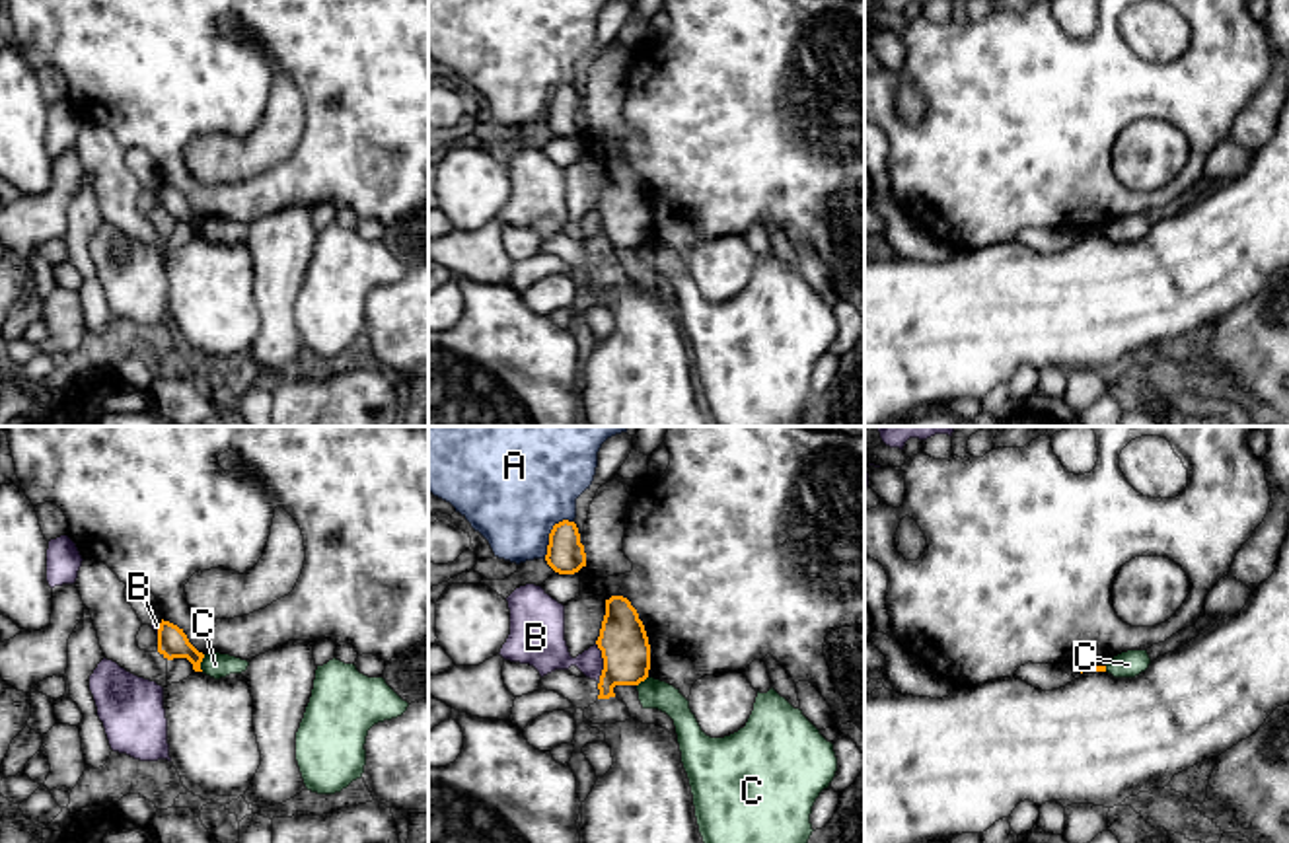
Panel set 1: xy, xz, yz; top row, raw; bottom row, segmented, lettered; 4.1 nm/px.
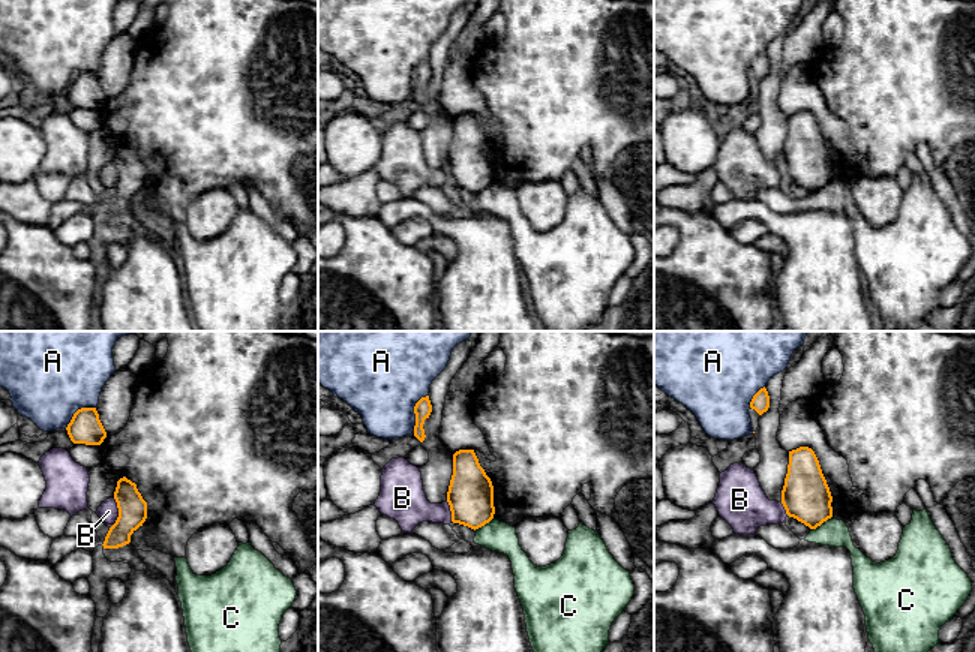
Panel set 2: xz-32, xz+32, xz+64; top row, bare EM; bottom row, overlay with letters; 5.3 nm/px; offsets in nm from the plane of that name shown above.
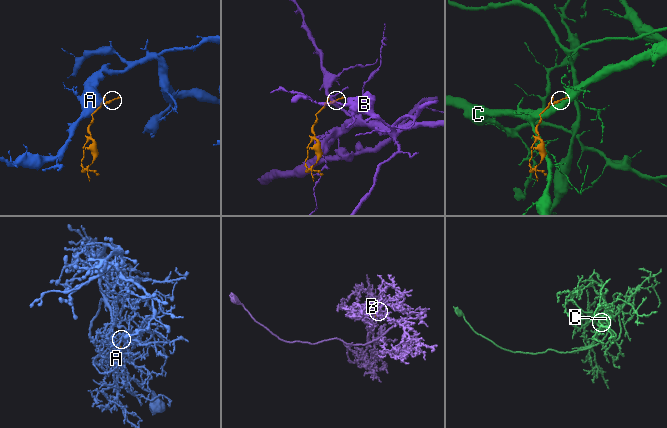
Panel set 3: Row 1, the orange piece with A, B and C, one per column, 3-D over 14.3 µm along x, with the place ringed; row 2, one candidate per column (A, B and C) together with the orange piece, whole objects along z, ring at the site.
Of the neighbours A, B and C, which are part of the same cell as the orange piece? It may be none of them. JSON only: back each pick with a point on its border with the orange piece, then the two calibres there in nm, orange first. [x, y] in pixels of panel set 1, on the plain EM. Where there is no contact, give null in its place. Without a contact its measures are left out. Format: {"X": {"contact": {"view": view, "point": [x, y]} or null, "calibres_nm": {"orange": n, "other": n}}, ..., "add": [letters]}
{"add": []}

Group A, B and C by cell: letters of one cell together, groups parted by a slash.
A / B / C

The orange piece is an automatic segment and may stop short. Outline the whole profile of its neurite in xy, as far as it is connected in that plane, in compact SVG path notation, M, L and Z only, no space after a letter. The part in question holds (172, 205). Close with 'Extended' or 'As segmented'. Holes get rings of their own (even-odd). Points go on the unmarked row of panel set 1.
M164 183L158 193L158 216L167 224L187 222L195 236L203 236L201 226L204 218L189 206L183 193Z. As segmented

